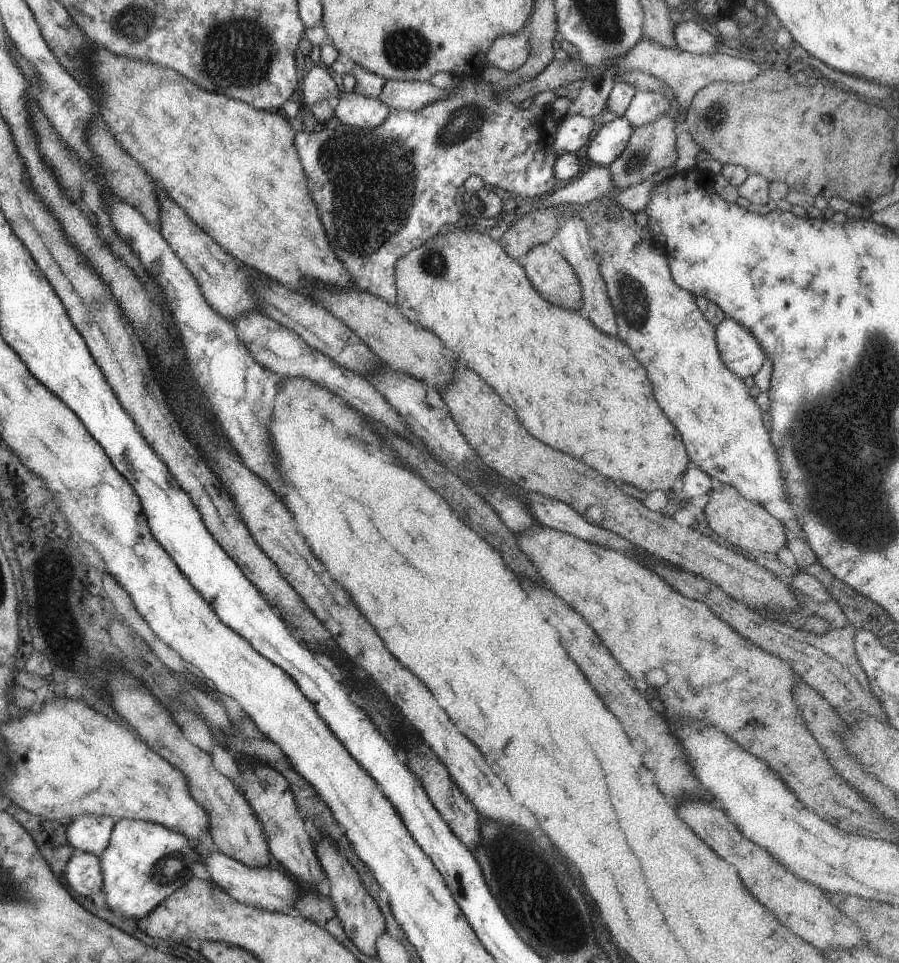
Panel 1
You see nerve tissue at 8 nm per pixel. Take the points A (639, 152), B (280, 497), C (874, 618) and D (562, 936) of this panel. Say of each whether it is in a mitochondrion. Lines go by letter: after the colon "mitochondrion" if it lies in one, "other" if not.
A: mitochondrion
B: other
C: other
D: mitochondrion

